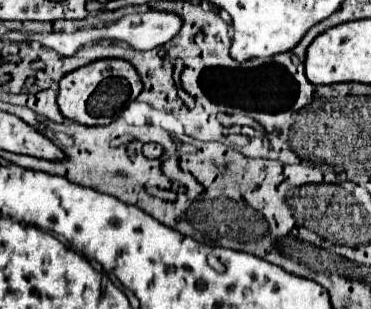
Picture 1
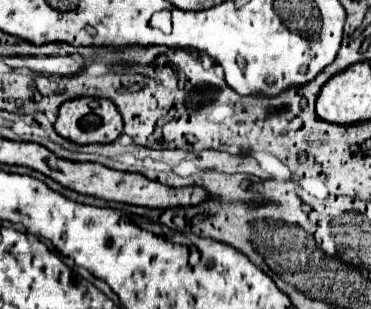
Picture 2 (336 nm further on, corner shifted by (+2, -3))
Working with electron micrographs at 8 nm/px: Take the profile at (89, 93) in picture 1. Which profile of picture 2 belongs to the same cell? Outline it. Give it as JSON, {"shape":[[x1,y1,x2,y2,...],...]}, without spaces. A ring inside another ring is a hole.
{"shape":[[75,98,73,102,61,104,57,112,55,132,75,144,109,144,121,136,123,122,113,102,105,102,103,98]]}

